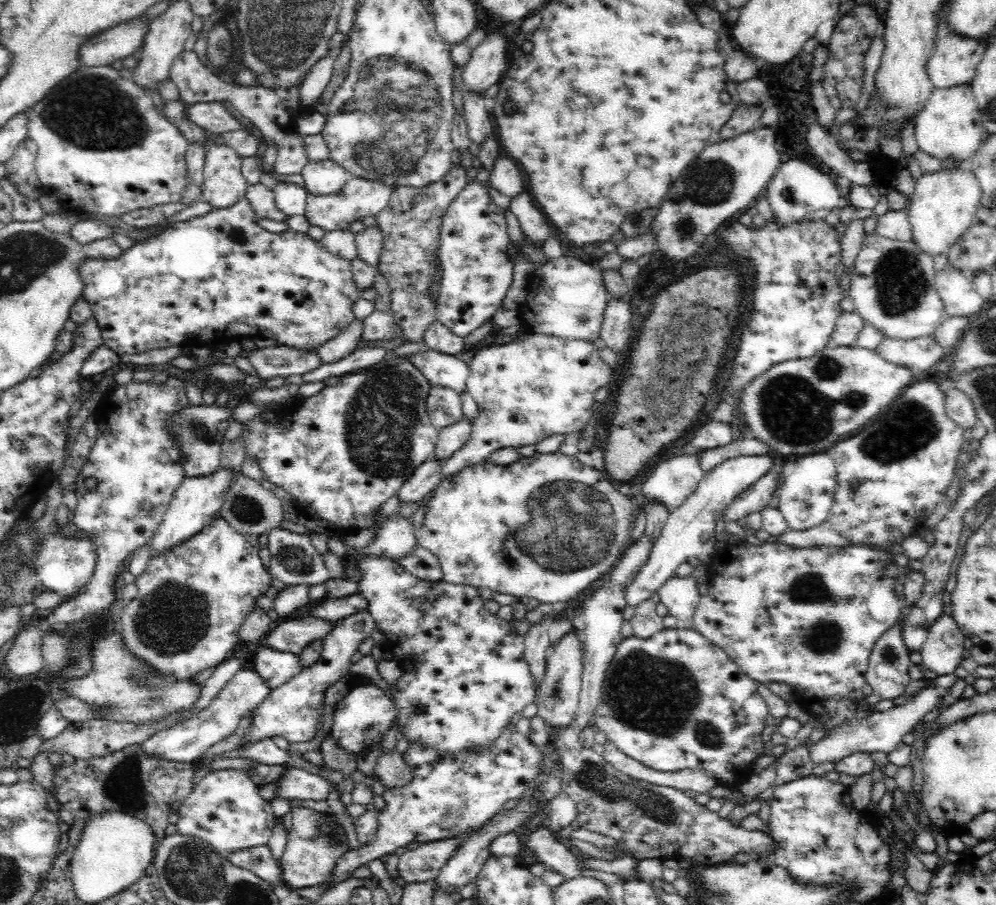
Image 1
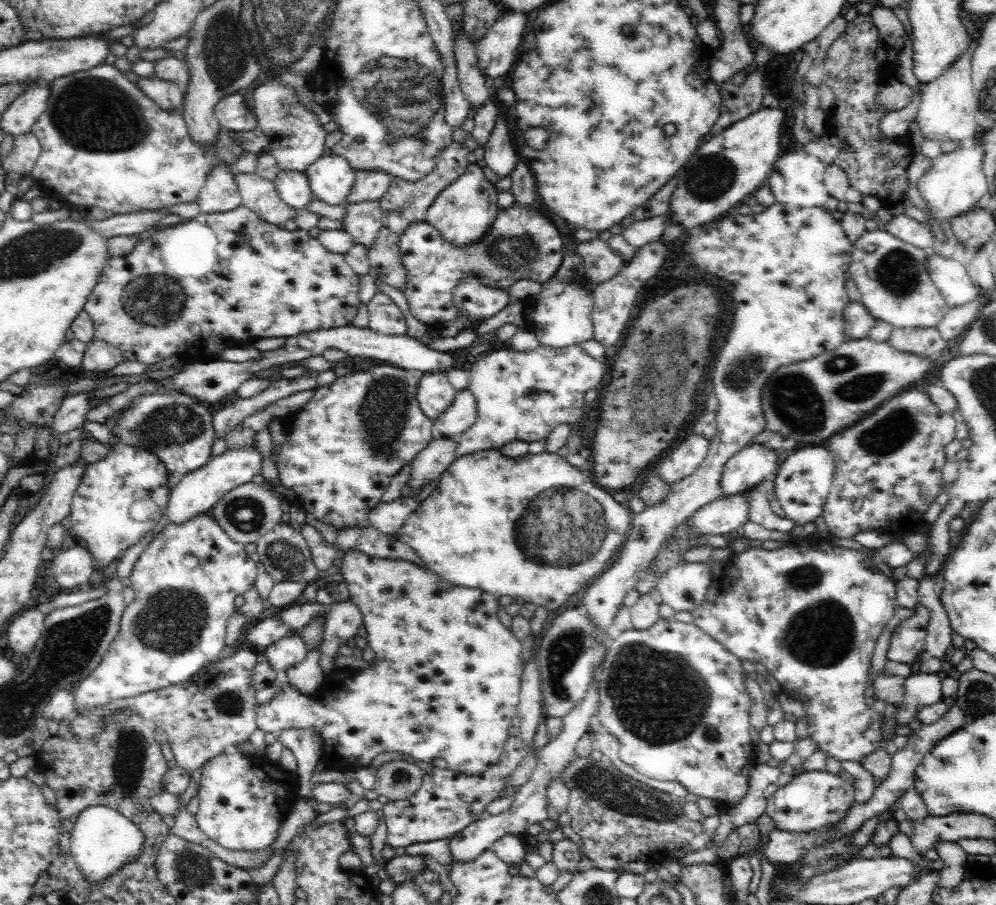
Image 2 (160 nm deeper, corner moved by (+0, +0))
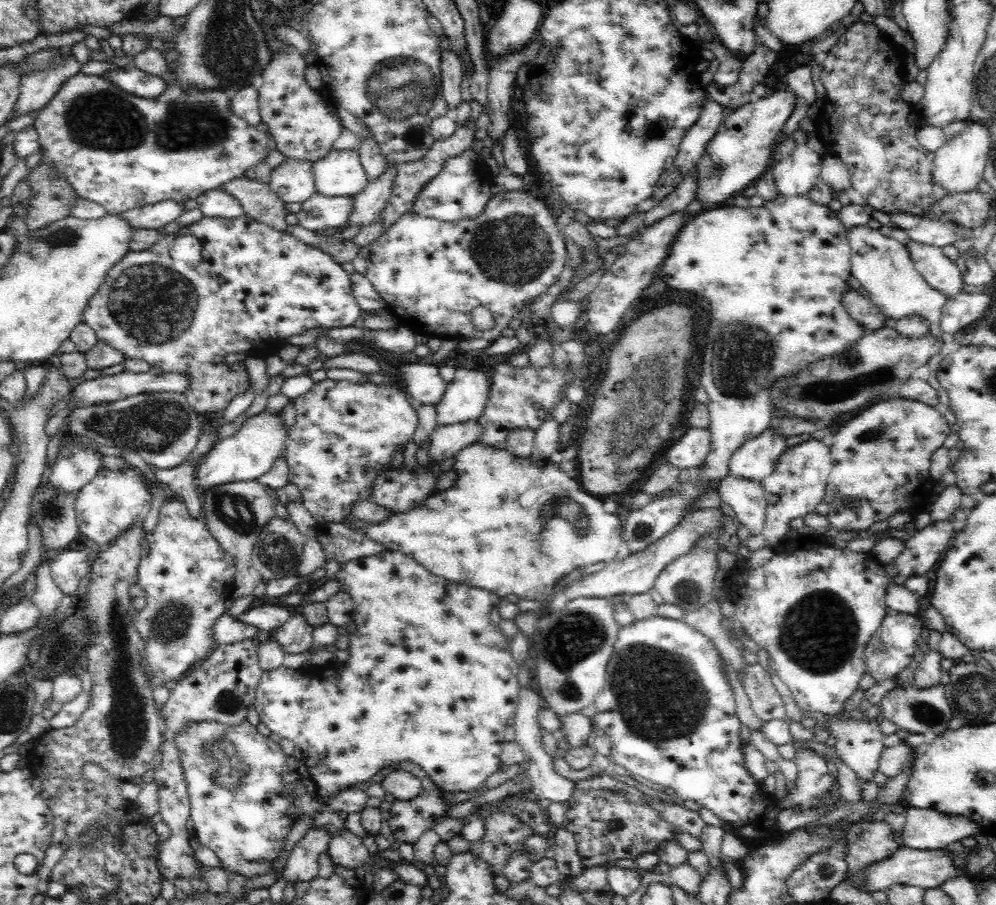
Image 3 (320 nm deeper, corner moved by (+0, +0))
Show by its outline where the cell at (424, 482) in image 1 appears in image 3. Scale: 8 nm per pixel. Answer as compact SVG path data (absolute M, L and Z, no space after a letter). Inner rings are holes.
M478 419L446 424L446 426L438 425L429 436L431 440L429 456L437 462L450 456L454 457L465 446L478 443L482 431L483 428L478 423Z

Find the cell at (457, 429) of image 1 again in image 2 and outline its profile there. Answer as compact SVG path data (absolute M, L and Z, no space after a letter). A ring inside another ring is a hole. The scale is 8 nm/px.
M466 386L460 393L455 394L452 404L442 412L442 415L433 420L433 428L438 432L438 436L455 438L470 428L477 416L476 397Z

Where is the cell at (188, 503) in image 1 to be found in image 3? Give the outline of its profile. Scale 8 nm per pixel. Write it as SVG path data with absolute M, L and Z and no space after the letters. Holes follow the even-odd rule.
M264 410L255 416L247 416L232 436L221 439L207 454L206 462L198 468L195 476L195 486L200 488L198 491L214 484L257 480L272 469L276 460L286 457L289 432L290 426L283 422L279 414Z

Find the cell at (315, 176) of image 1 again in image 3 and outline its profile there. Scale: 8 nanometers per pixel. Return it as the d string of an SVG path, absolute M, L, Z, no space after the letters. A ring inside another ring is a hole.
M332 149L314 164L316 190L326 196L354 196L367 184L357 149Z

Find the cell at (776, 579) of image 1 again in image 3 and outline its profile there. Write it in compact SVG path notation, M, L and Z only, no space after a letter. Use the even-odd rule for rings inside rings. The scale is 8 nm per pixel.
M950 519L930 521L922 529L916 529L904 540L904 550L888 564L875 560L870 552L855 552L844 547L836 549L829 543L804 544L795 552L780 552L759 568L748 568L739 565L737 571L732 571L724 587L727 588L728 599L734 602L736 610L730 620L723 618L722 627L730 628L736 634L743 630L758 646L768 653L768 662L788 686L791 696L803 711L822 712L827 718L832 718L829 724L830 734L838 738L835 746L839 758L844 761L857 775L860 781L872 781L878 771L879 756L884 750L883 734L875 720L847 720L846 713L841 714L844 702L858 690L858 682L864 675L864 646L877 632L880 622L886 614L885 590L889 585L889 575L885 567L892 564L900 576L924 576L932 570L938 560L942 559L951 546L953 536L958 531L958 524Z

